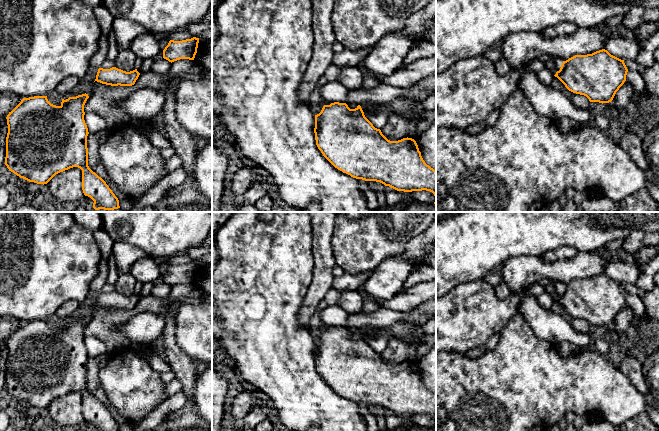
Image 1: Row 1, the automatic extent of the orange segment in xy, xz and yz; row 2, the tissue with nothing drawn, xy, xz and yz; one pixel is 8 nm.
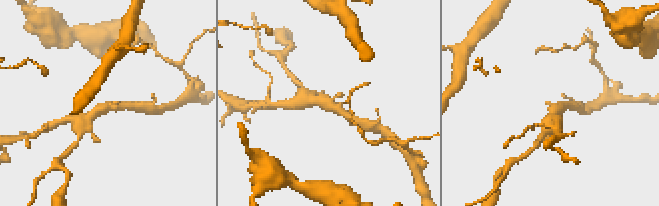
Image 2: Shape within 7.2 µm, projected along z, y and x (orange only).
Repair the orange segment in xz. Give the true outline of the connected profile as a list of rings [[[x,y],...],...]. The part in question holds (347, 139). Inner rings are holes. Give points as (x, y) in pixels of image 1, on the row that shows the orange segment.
[[[334,102],[324,105],[321,112],[315,115],[315,140],[323,156],[338,170],[356,179],[376,181],[397,191],[430,191],[435,196],[436,205],[436,170],[425,163],[416,141],[412,138],[403,138],[398,141],[388,140],[365,117],[360,105],[350,109],[346,103]]]

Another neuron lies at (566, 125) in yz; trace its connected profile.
[[[561,118],[558,120],[557,124],[558,124],[559,130],[563,134],[571,133],[577,130],[581,126],[578,122],[569,118]]]

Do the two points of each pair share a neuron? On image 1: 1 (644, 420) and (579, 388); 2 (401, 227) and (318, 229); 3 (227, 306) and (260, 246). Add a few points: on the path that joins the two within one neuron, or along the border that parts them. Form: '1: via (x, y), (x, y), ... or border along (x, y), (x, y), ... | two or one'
1: border along (647, 408), (626, 420) | two
2: border along (335, 222), (331, 240), (332, 252) | two
3: via (227, 289), (227, 270), (243, 254) | one

